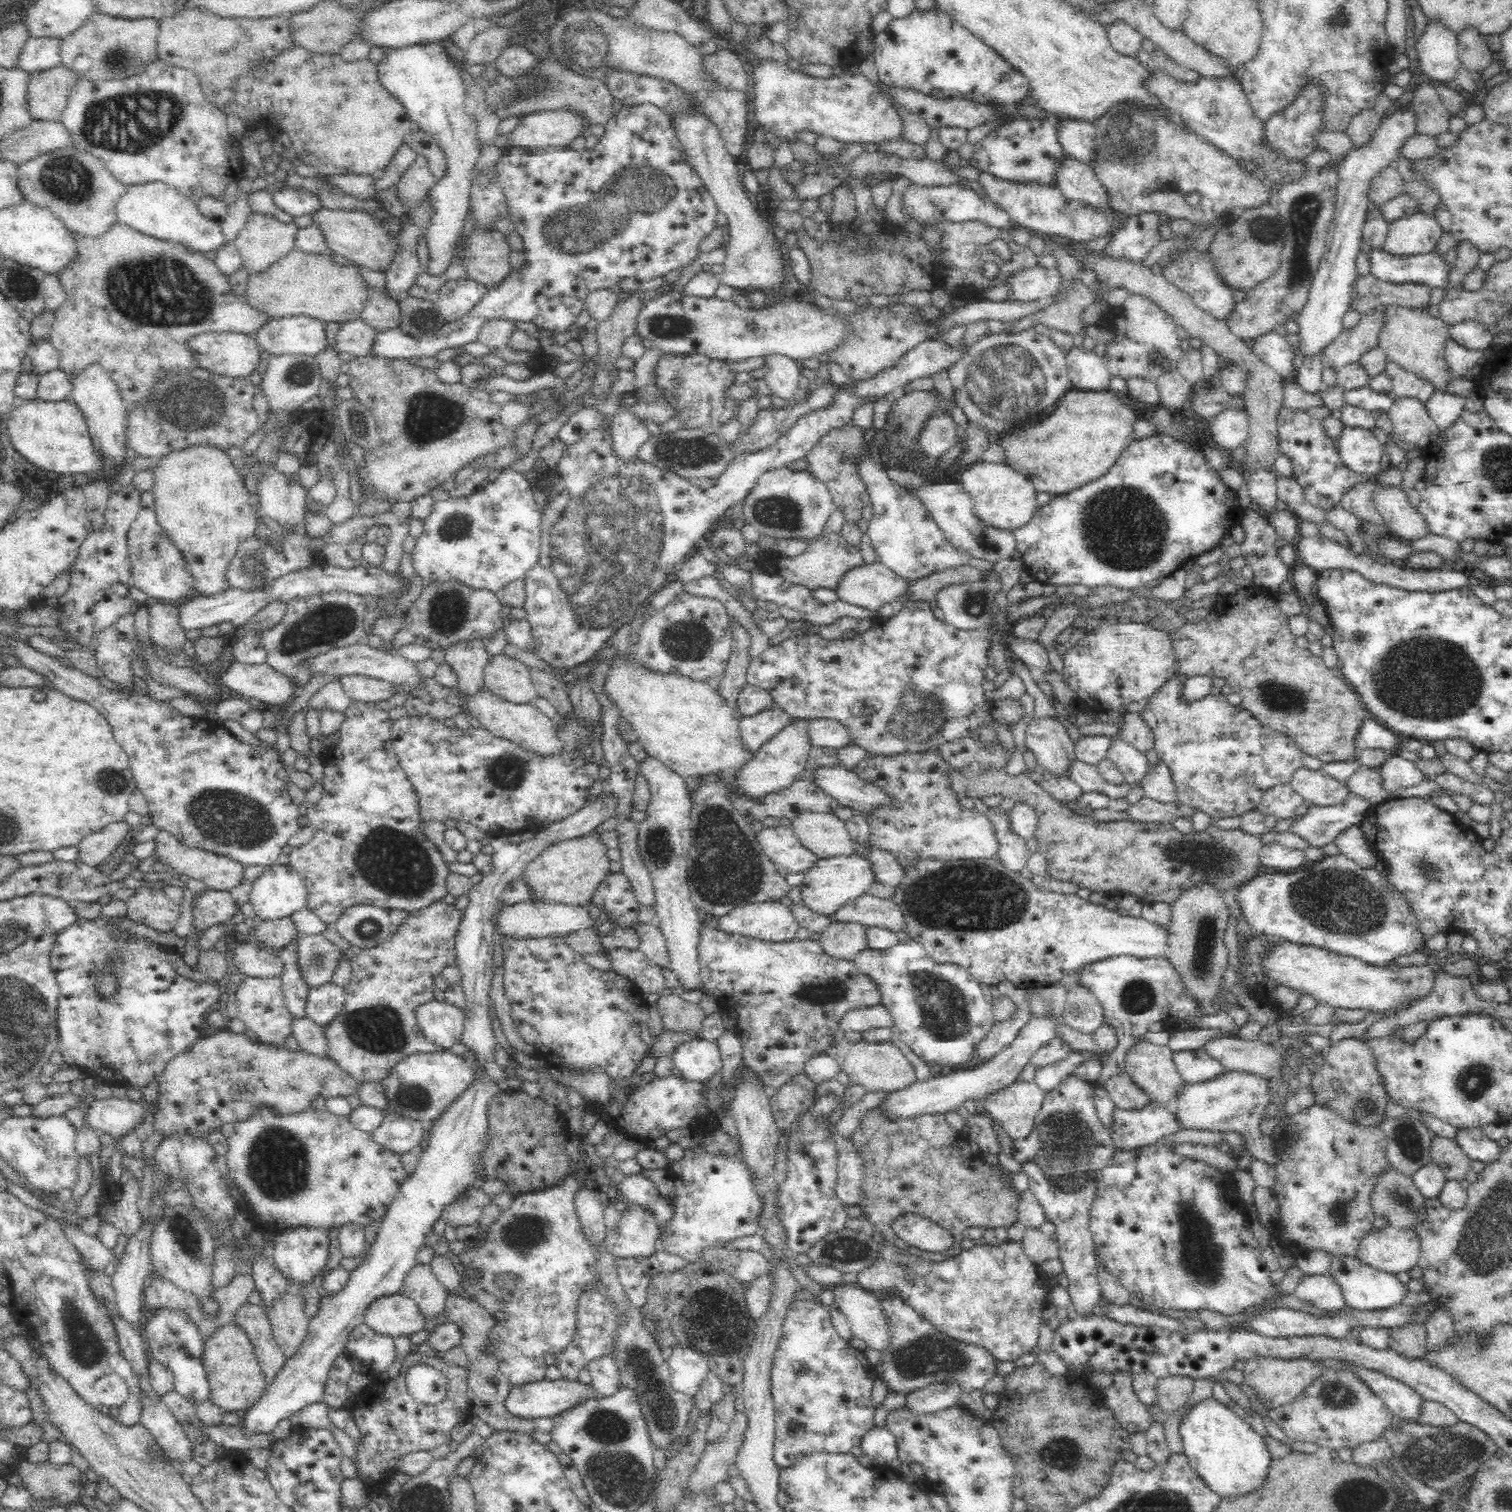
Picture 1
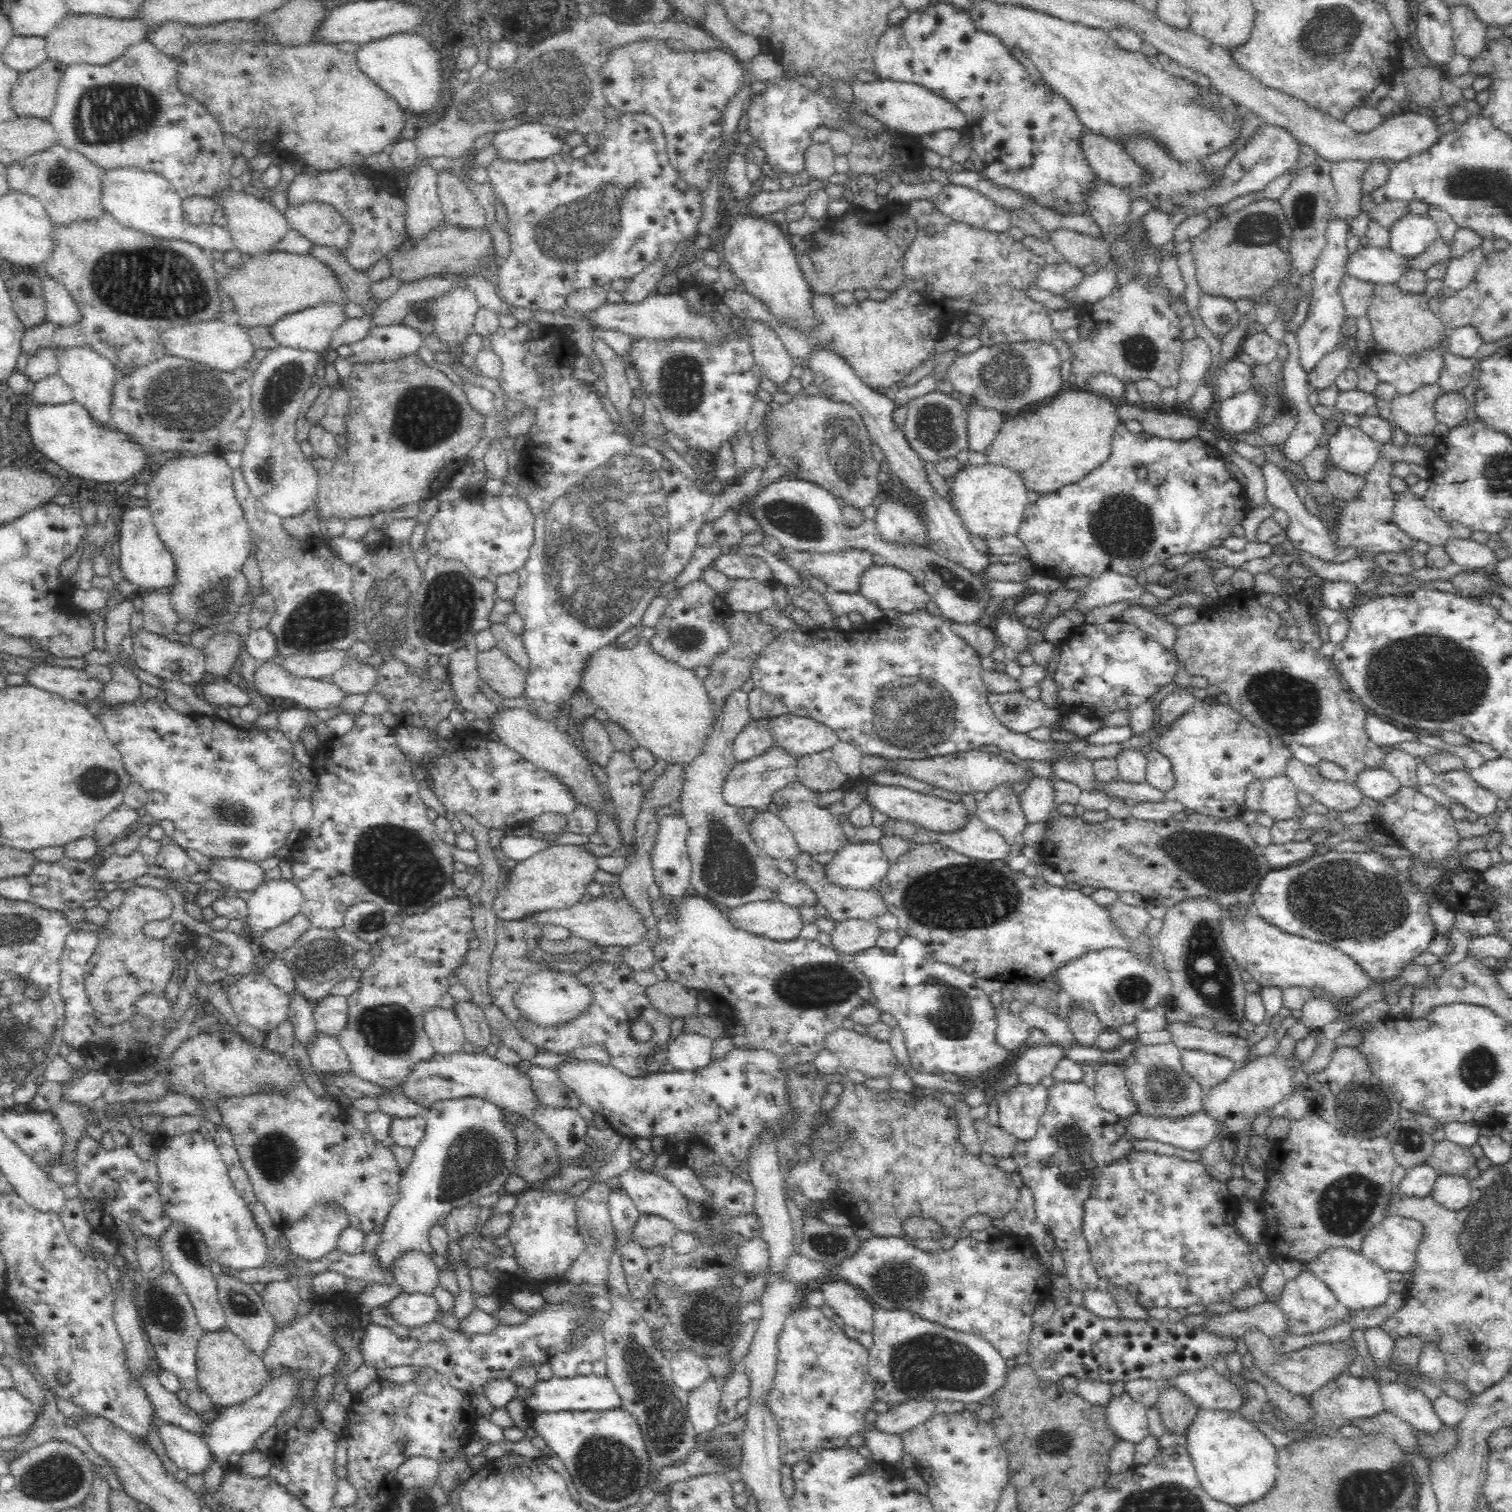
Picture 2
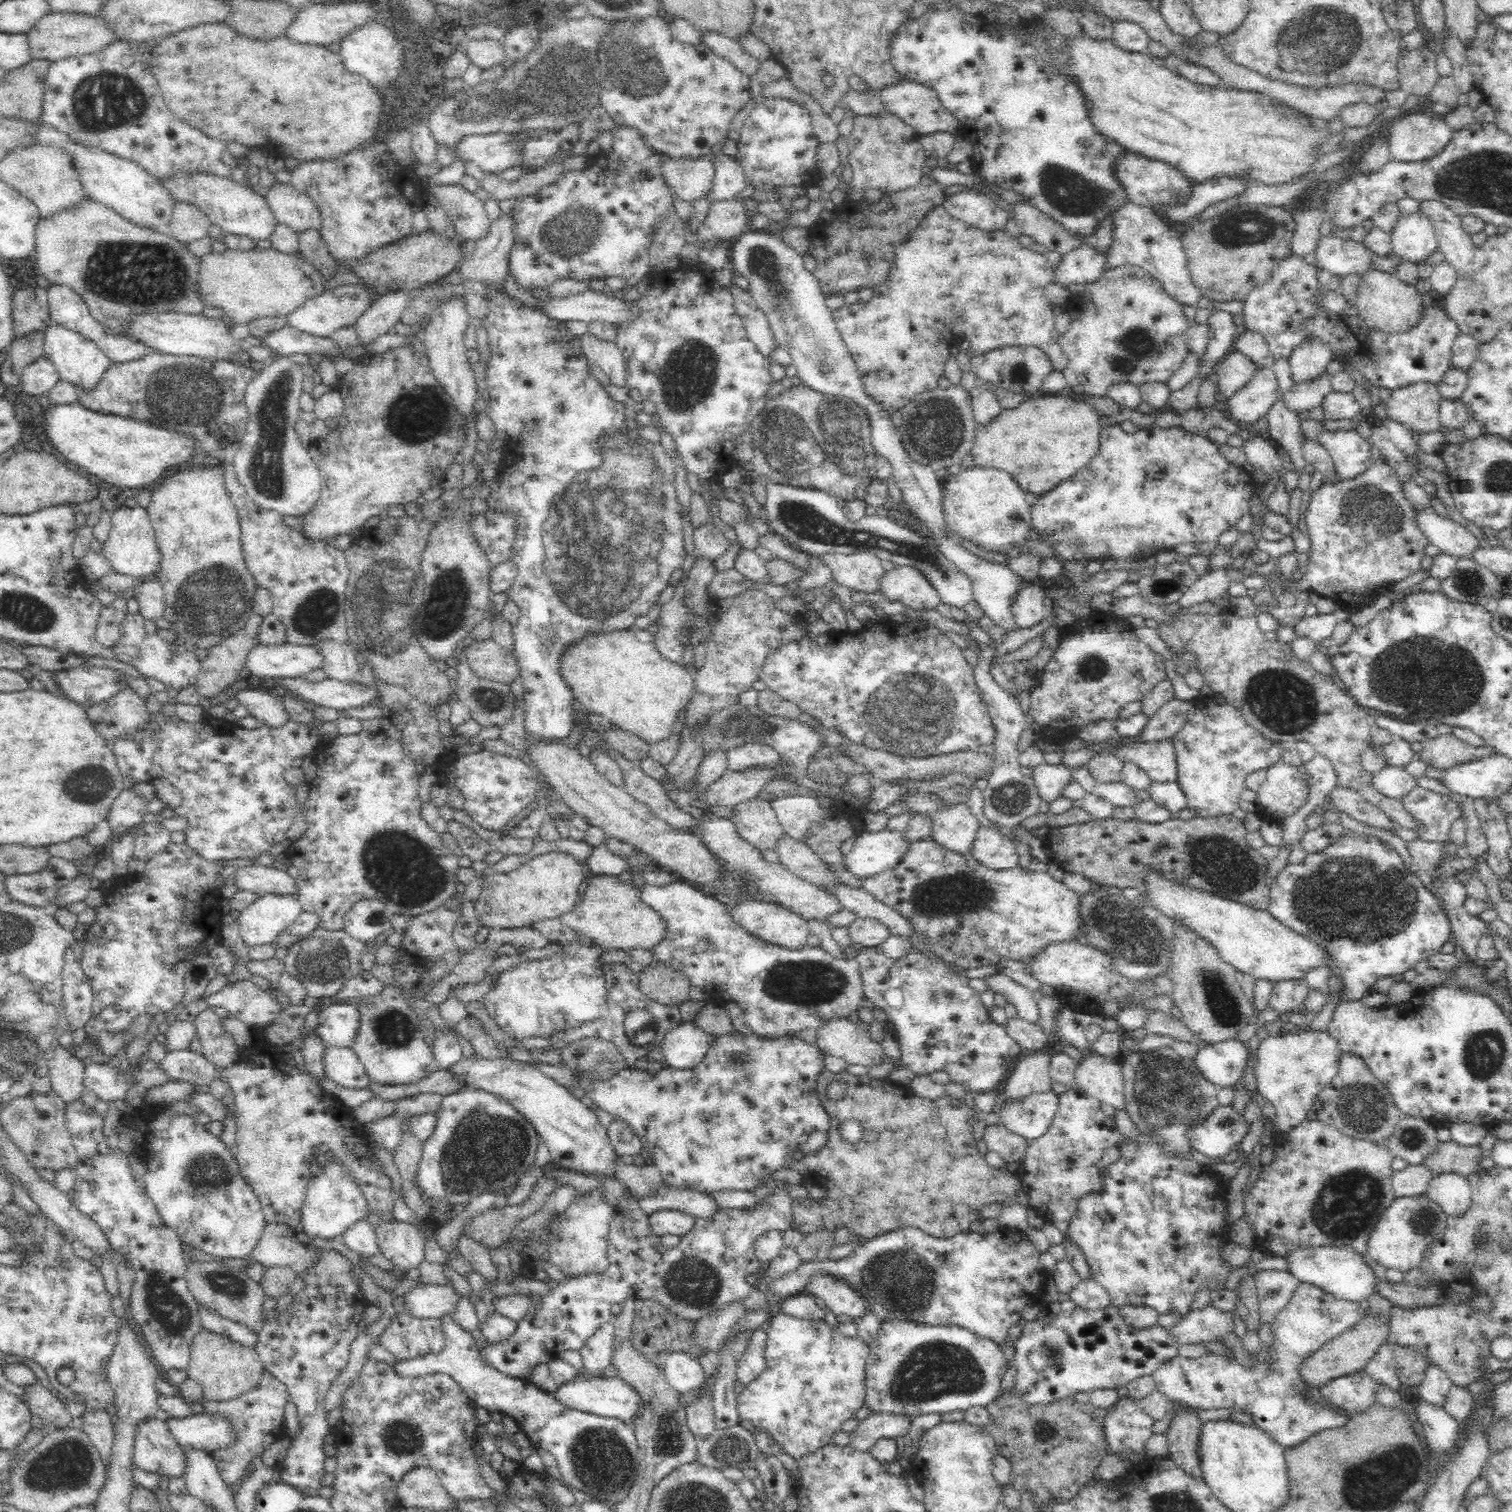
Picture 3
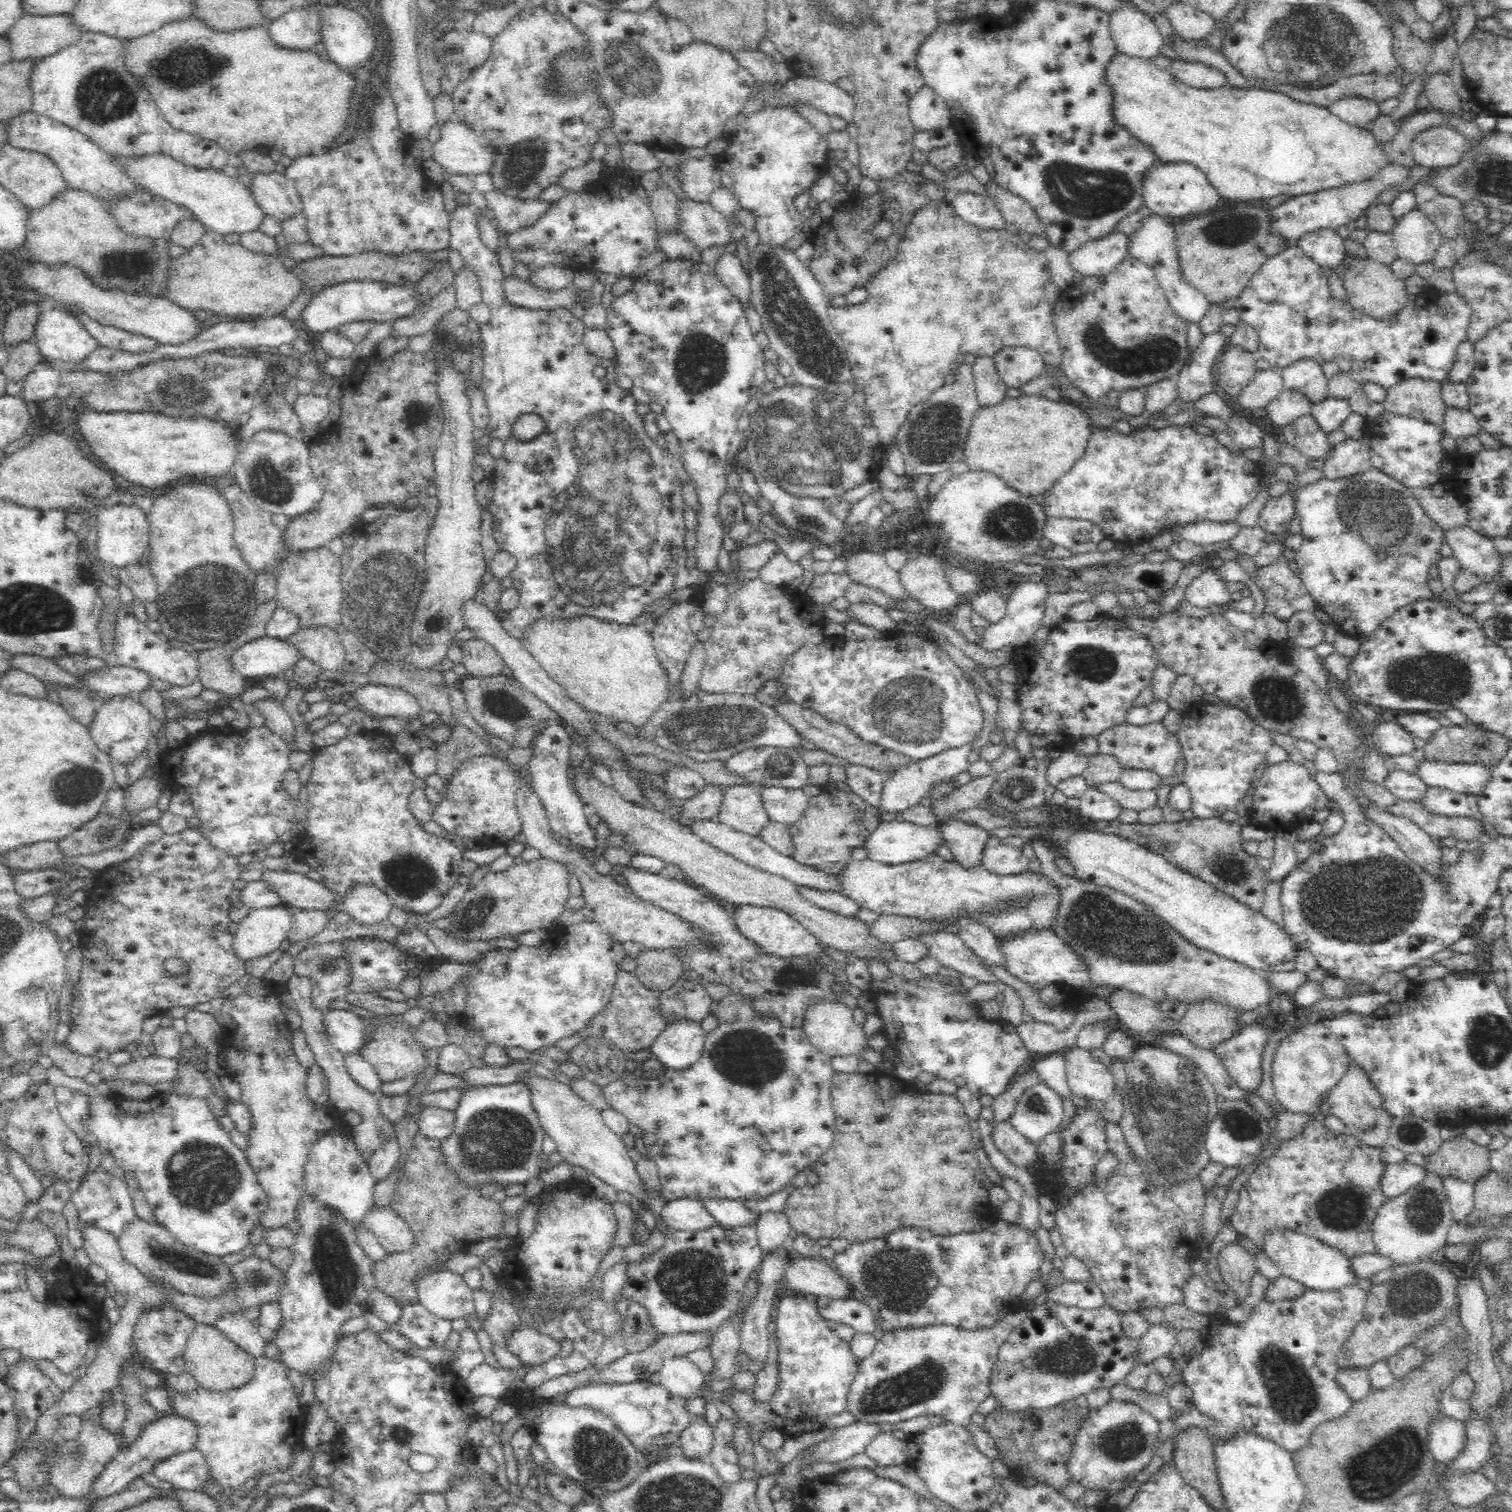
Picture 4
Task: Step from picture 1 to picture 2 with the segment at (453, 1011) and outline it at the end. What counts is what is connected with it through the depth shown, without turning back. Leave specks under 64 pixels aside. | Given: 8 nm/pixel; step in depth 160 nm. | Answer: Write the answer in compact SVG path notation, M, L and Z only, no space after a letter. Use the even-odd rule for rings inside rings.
M437 1007L425 1015L424 1028L437 1054L464 1050L464 1033L455 1011Z

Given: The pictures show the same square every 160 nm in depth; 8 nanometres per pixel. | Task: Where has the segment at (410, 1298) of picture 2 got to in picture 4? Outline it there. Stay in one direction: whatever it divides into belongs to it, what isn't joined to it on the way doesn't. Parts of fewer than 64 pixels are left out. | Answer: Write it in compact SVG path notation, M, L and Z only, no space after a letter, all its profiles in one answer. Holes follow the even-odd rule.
M432 1270L426 1272L419 1279L417 1286L418 1301L436 1316L456 1320L467 1318L475 1313L475 1300L473 1289L466 1284L462 1274L455 1274L452 1270Z

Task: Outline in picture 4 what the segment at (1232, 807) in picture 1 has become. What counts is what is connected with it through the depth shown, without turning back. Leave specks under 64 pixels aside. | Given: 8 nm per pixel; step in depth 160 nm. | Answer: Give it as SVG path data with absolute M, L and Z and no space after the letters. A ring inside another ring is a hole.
M1199 700L1184 713L1182 726L1176 734L1185 760L1179 780L1190 789L1191 810L1199 819L1220 817L1227 810L1234 810L1252 788L1254 771L1274 744L1272 732L1254 723L1241 708Z

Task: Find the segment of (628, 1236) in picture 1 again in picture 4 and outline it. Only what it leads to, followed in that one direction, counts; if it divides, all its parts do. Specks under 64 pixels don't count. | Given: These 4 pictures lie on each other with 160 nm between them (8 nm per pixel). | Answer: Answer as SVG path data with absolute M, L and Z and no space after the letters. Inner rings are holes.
M691 1198L667 1201L661 1219L669 1229L685 1231L706 1230L718 1225L718 1221L708 1211L704 1201Z

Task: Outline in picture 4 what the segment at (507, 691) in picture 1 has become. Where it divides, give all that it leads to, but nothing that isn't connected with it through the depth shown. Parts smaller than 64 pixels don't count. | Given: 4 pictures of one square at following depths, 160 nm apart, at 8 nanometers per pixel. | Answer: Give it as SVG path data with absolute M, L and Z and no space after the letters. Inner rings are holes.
M473 637L460 642L462 648L461 663L468 676L492 676L501 674L504 660L498 651L485 640Z

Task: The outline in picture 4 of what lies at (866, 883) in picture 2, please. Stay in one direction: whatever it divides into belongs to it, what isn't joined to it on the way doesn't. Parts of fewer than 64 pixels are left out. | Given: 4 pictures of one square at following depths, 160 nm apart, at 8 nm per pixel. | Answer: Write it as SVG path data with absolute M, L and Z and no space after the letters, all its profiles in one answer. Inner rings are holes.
M894 817L893 821L884 821L874 829L874 832L866 838L866 857L882 863L897 865L913 863L916 860L926 860L928 856L938 855L938 850L946 844L945 836L942 835L940 824L920 826L912 822Z

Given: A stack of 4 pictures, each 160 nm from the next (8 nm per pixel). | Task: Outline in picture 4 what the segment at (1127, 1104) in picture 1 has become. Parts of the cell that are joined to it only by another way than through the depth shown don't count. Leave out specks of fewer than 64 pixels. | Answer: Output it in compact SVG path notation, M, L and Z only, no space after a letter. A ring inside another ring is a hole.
M1078 1046L1062 1053L1066 1081L1075 1096L1105 1101L1113 1093L1114 1077L1091 1051Z

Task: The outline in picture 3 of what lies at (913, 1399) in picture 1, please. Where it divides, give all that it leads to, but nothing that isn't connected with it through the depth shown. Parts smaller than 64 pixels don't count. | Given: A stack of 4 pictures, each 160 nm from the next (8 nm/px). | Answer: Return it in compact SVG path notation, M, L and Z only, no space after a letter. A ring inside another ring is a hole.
M870 1414L858 1422L848 1434L848 1445L856 1451L868 1452L881 1439L895 1439L909 1434L912 1420L890 1414Z

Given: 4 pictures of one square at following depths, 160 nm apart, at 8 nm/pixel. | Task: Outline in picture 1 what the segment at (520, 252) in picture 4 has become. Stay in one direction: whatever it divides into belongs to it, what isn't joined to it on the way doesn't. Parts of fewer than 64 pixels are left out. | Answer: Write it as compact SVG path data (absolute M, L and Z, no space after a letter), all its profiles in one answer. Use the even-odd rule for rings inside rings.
M642 104L639 106L624 107L620 112L610 118L604 127L604 136L598 139L596 146L592 150L575 150L573 148L564 147L548 147L538 148L536 152L526 152L521 148L509 148L506 154L500 155L493 164L494 186L500 189L506 205L506 218L512 222L512 226L516 228L516 232L522 237L524 246L522 246L522 256L524 262L518 270L512 269L498 284L485 285L486 292L484 296L476 303L476 306L461 319L452 323L444 323L438 330L432 332L422 333L419 335L412 335L404 332L400 327L394 327L378 331L375 334L370 350L367 352L370 356L376 358L387 358L388 360L398 359L416 359L424 358L424 356L436 356L438 352L446 350L446 348L458 348L468 344L469 342L476 342L480 328L485 321L491 318L501 318L514 321L532 322L538 327L544 327L552 333L563 333L570 330L570 327L576 322L578 314L584 312L584 299L589 292L598 289L616 289L622 278L635 278L640 282L652 280L652 278L662 277L672 270L682 270L688 267L695 261L700 254L700 243L704 238L710 234L715 228L717 220L717 206L715 200L704 189L701 179L697 173L686 164L681 156L681 147L677 142L676 132L673 128L673 123L660 112L658 108L652 104ZM592 232L602 232L600 240L592 240Z

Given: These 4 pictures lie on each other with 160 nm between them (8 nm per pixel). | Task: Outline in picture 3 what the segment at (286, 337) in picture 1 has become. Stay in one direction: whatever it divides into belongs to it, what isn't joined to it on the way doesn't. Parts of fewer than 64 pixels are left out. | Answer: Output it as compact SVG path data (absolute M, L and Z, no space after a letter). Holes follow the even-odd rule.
M346 284L336 288L325 289L319 295L309 298L298 308L286 316L288 325L313 334L314 336L327 337L334 331L350 327L360 318L377 299L376 294L362 284Z

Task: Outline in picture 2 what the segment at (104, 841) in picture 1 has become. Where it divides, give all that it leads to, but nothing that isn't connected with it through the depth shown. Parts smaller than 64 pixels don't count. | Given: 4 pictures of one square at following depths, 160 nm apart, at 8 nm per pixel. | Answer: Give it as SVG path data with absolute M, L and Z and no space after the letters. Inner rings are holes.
M123 802L119 804L110 814L96 823L93 838L100 849L108 846L118 836L130 832L130 826L140 824L138 809L130 808Z

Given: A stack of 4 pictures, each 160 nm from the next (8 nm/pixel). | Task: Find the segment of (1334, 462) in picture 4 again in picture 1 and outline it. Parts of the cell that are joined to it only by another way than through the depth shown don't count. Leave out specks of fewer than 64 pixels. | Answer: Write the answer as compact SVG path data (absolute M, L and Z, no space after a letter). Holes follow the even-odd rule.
M1344 428L1336 441L1340 461L1352 472L1374 477L1380 471L1382 441L1379 433L1362 428Z

